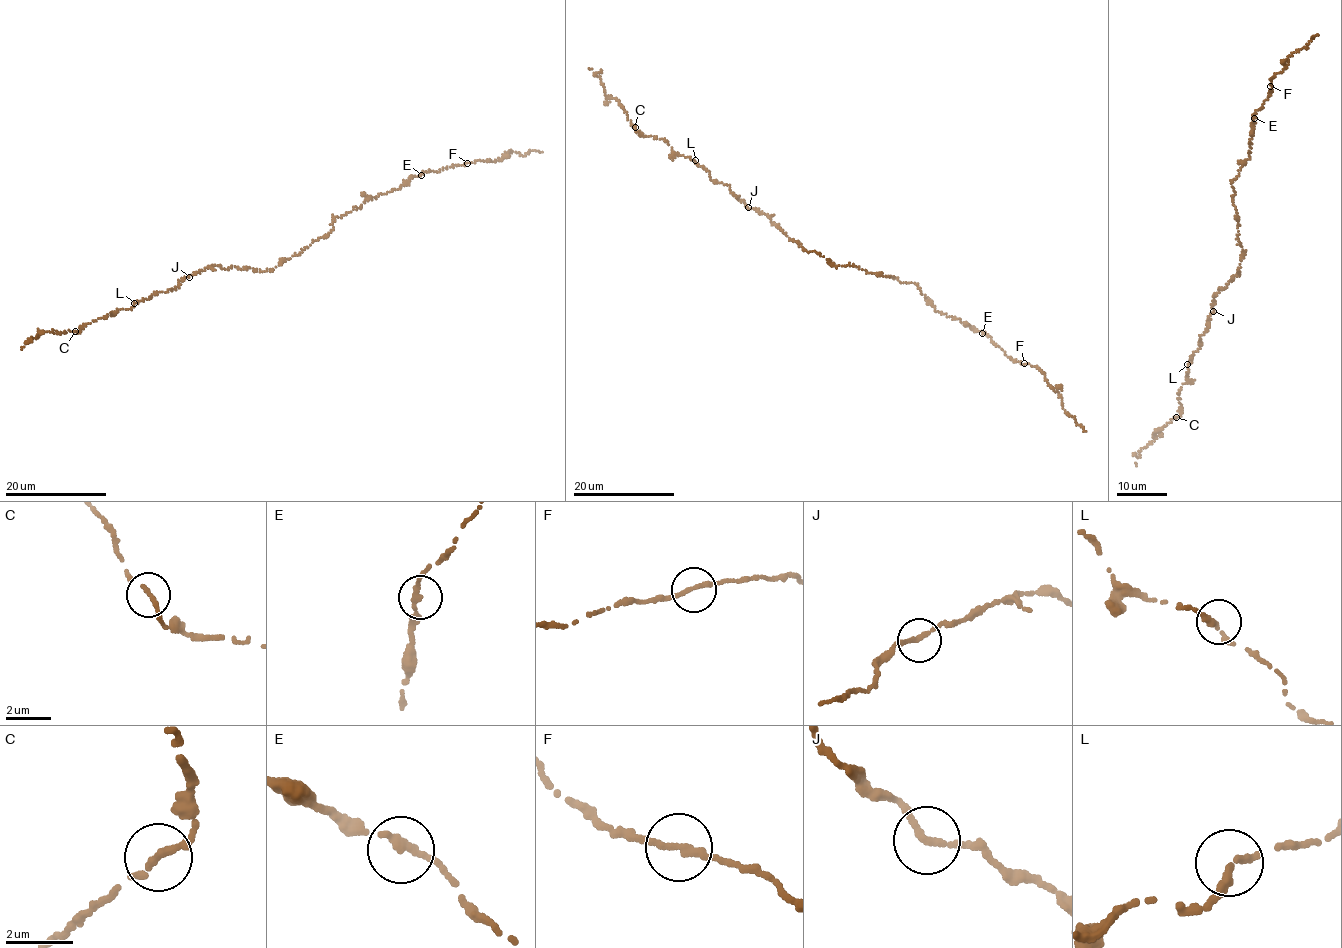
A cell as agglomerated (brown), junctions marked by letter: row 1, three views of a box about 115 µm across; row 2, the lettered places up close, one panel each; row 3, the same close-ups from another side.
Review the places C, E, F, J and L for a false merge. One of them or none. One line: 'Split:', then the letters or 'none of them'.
Split: none of them

